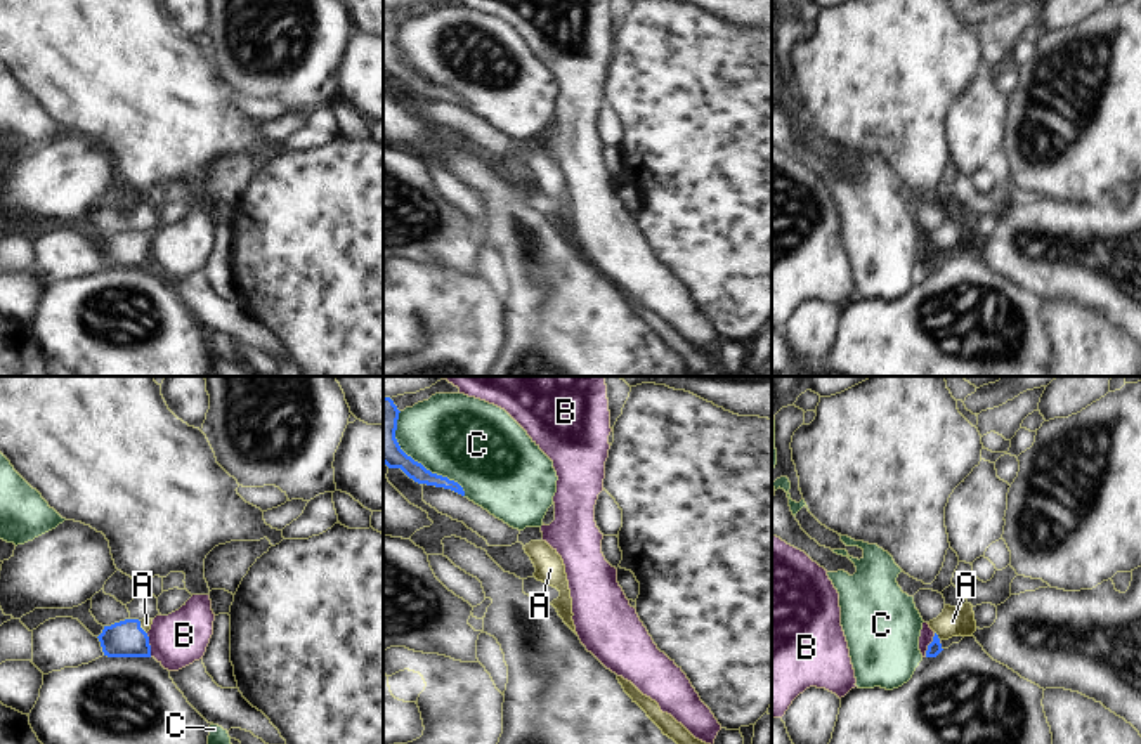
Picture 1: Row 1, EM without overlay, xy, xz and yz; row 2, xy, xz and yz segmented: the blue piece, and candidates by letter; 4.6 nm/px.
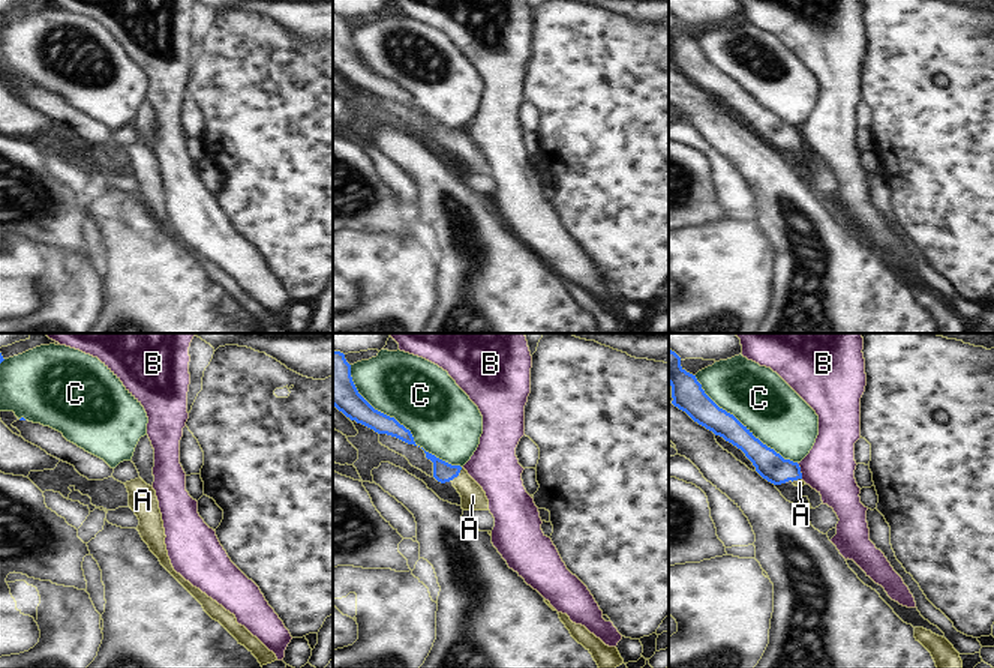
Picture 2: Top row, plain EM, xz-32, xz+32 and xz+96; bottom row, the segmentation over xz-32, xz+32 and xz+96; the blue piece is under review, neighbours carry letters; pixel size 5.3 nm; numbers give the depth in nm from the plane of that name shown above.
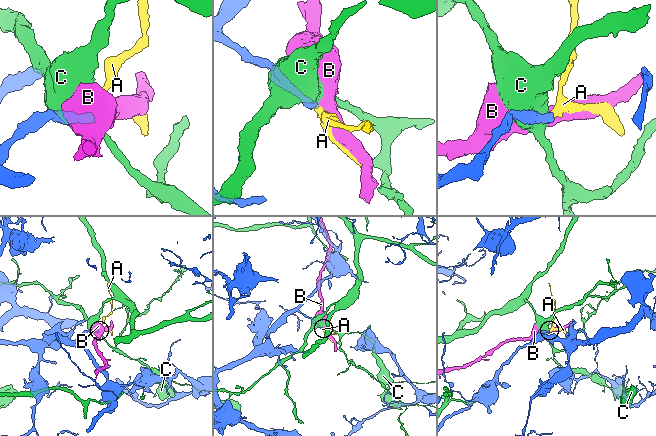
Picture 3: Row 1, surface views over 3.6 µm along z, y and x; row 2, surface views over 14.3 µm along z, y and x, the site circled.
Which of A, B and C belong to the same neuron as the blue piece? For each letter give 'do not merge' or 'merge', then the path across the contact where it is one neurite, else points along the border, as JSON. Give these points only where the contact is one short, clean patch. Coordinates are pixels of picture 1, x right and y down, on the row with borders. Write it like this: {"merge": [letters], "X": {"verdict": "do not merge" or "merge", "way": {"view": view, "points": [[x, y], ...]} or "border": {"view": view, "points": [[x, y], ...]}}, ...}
{"merge": ["A"], "A": {"verdict": "merge", "way": {"view": "yz", "points": [[935, 647], [937, 635], [952, 621]]}}, "B": {"verdict": "do not merge", "border": {"view": "xy", "points": [[146, 633], [151, 656]]}}, "C": {"verdict": "do not merge"}}

